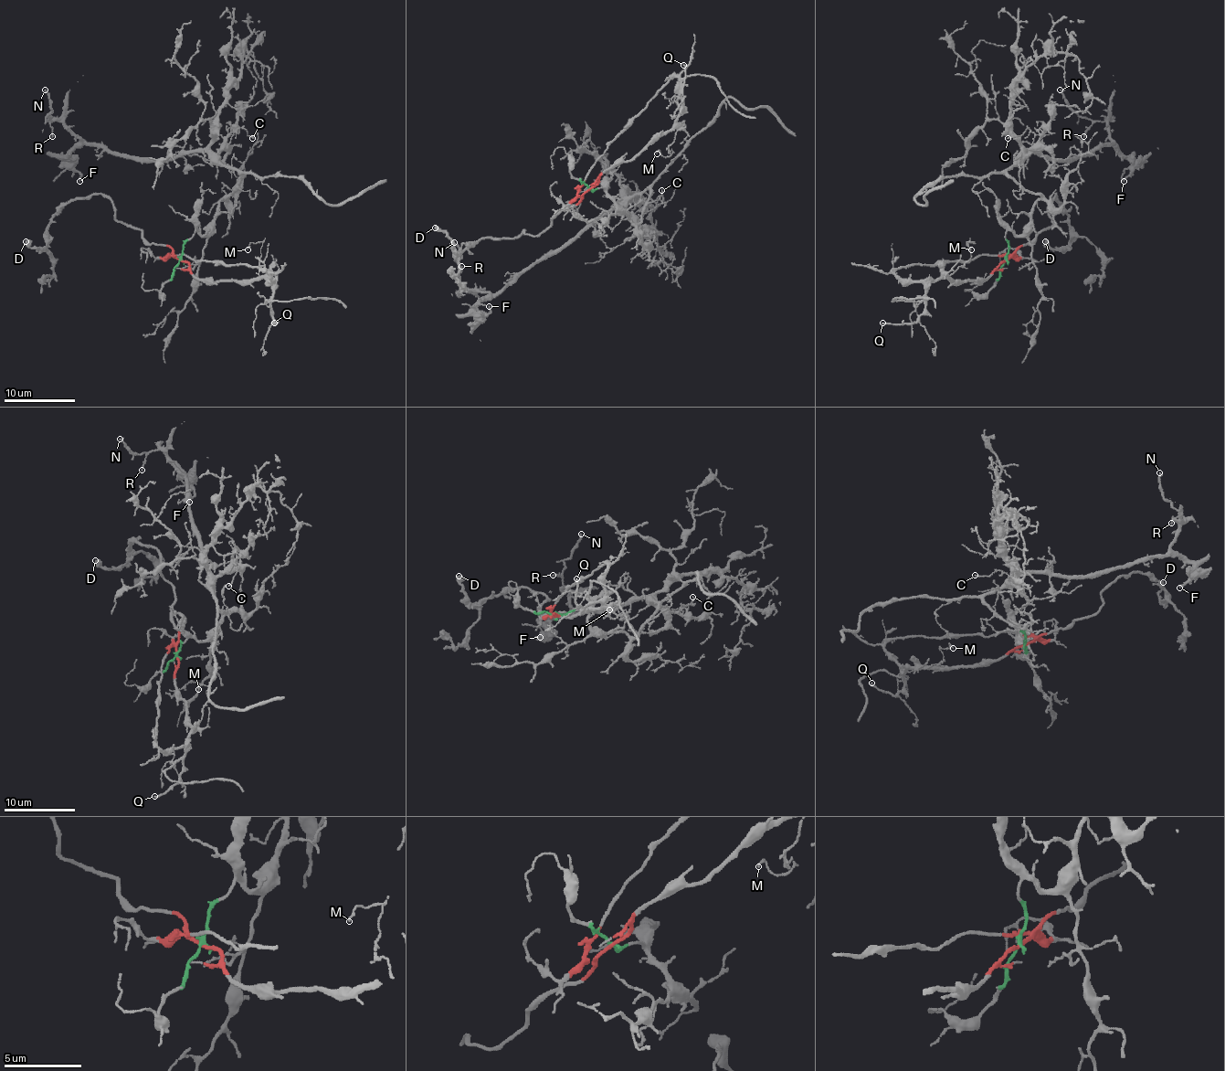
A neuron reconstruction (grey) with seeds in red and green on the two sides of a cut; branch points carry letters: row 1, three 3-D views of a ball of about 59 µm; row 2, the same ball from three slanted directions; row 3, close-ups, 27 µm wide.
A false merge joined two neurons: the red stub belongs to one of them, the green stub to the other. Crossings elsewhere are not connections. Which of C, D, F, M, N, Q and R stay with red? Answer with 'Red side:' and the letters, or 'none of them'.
Red side: D, M, Q

